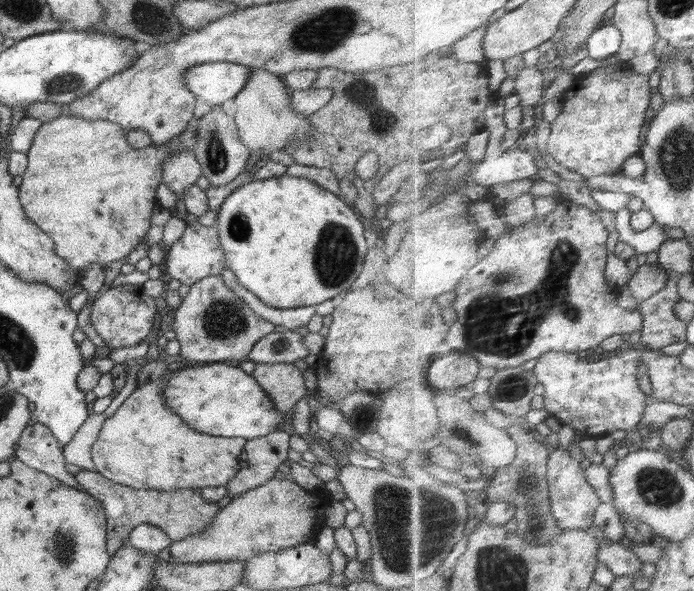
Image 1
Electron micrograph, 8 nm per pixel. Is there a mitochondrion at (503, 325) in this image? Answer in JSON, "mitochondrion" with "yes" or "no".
{"mitochondrion":"yes"}

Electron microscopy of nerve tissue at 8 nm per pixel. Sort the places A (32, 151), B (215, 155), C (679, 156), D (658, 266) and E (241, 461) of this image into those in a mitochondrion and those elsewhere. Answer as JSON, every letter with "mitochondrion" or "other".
{"A":"other","B":"mitochondrion","C":"mitochondrion","D":"other","E":"other"}

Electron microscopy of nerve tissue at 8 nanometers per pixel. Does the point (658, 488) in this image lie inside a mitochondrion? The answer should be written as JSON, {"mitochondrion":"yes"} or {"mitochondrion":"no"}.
{"mitochondrion":"yes"}

